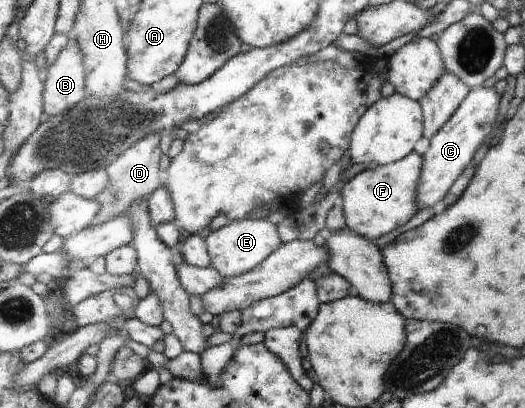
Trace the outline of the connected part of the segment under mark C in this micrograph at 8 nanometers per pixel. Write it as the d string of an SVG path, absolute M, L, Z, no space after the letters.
M477 87L472 89L469 97L458 108L457 113L434 135L428 151L423 154L425 164L422 166L421 185L418 188L418 208L430 208L438 202L443 202L454 183L465 172L466 167L473 162L476 150L482 146L484 138L490 134L496 114L498 114L500 96L494 92L494 87Z

